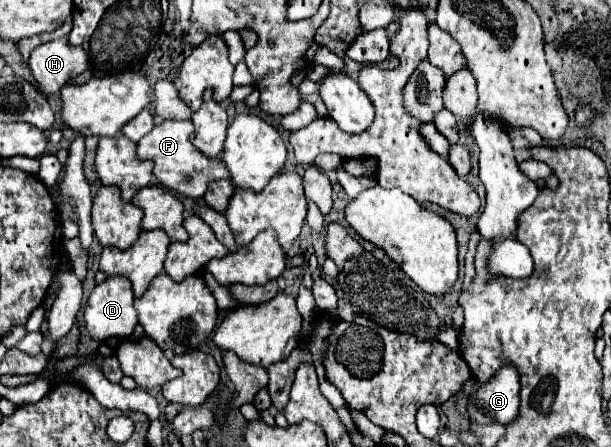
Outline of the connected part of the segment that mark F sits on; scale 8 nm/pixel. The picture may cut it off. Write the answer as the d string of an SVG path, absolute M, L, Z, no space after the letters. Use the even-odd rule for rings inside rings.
M161 121L153 127L151 133L139 139L137 143L137 157L153 161L153 175L157 183L173 193L199 199L207 191L207 185L215 179L229 179L229 171L219 159L209 159L203 153L199 153L191 141L189 135L193 133L191 121Z

